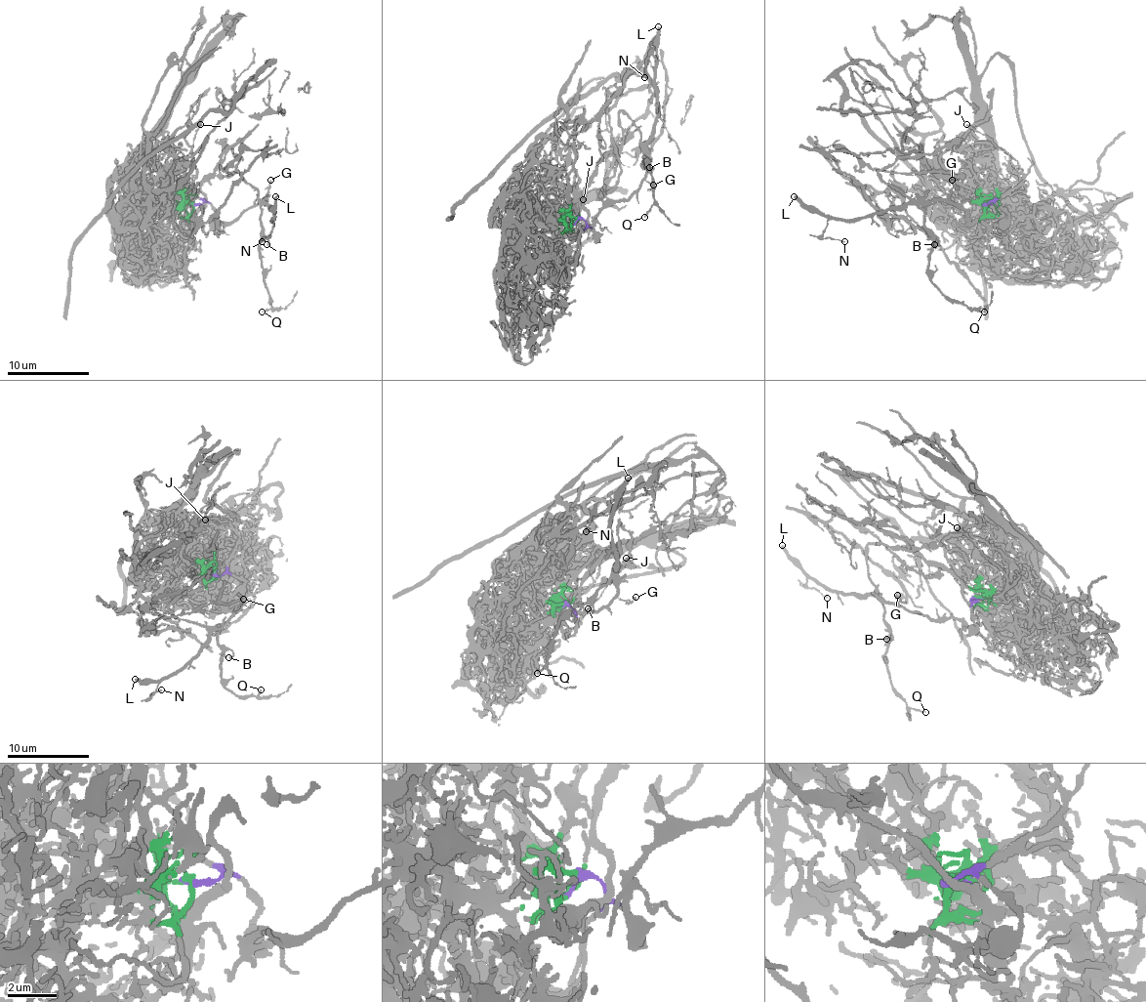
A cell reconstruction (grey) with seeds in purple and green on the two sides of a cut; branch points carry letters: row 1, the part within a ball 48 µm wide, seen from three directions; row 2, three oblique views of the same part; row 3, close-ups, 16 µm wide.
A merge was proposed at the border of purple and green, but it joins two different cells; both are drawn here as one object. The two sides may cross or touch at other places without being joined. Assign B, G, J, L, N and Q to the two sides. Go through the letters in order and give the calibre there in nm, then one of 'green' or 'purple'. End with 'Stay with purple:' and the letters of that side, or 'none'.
B: 180 nm | purple
G: 120 nm | purple
J: 160 nm | purple
L: 320 nm | purple
N: 100 nm | purple
Q: 140 nm | purple
Stay with purple: B, G, J, L, N, Q

